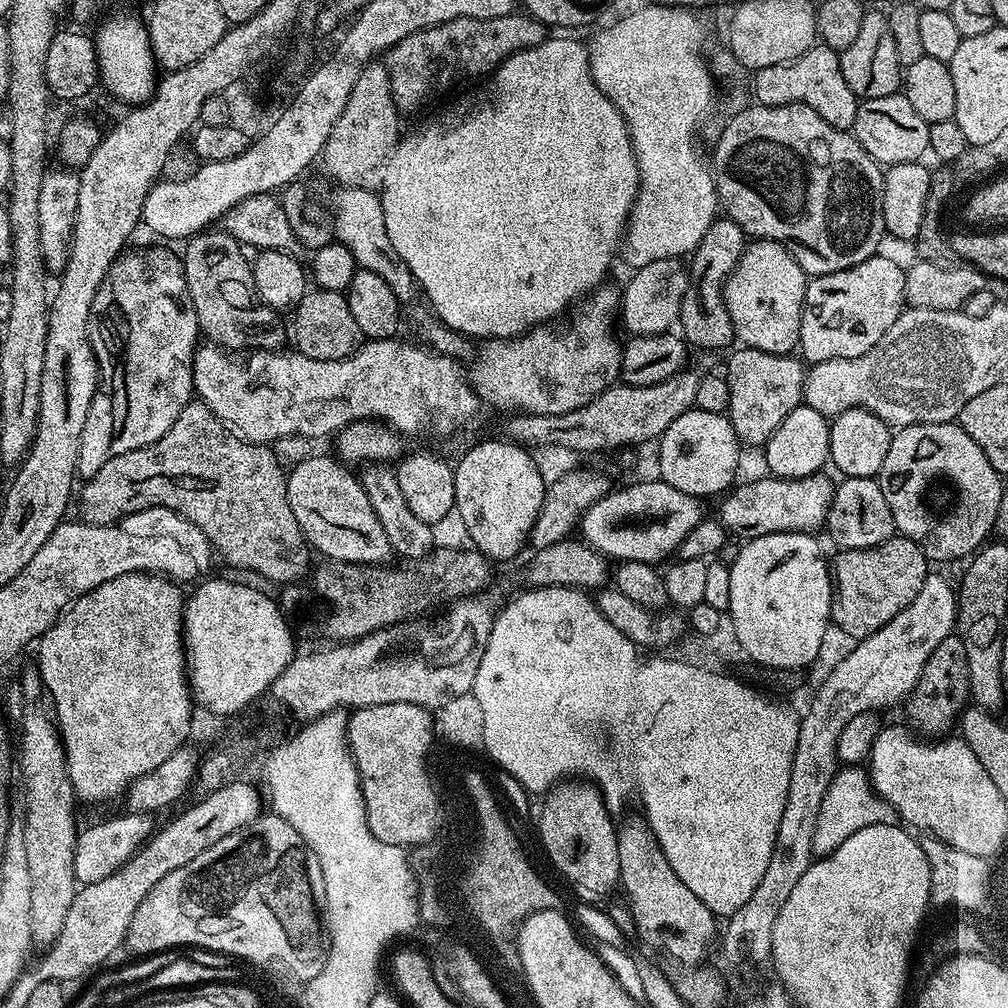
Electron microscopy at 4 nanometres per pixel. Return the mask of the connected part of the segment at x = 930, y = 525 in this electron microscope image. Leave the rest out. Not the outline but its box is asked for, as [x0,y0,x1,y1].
[878,422,1006,562]

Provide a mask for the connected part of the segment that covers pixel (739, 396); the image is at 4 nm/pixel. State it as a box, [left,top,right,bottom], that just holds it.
[726,346,805,446]

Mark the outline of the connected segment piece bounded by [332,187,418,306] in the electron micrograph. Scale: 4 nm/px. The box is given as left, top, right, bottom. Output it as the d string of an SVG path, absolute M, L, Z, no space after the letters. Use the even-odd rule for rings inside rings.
M345 187L340 192L336 204L334 200L332 206L335 239L350 249L359 269L368 269L371 273L382 277L400 304L408 306L416 296L418 298L418 285L409 266L398 257L398 252L386 232L385 214L382 211L379 193L369 188Z

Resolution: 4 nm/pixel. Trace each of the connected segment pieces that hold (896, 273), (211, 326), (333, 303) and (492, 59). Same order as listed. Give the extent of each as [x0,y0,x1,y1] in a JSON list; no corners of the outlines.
[[799,254,906,365],[182,230,286,354],[290,288,362,360],[382,14,546,113]]

